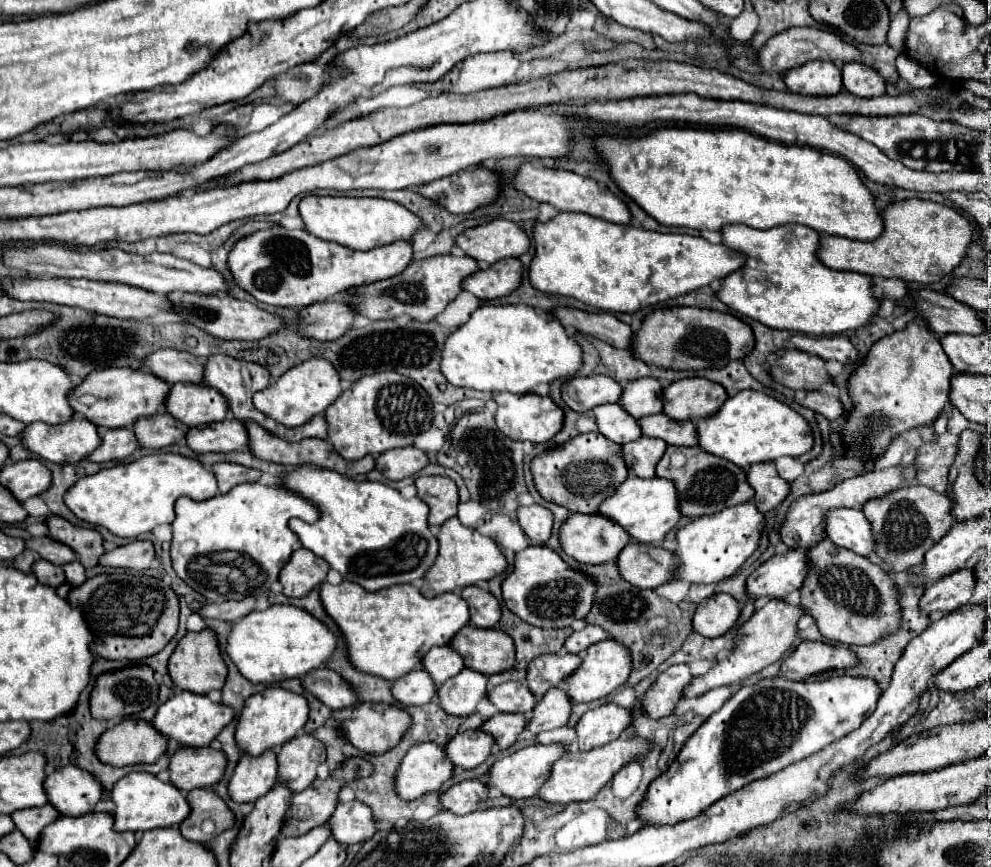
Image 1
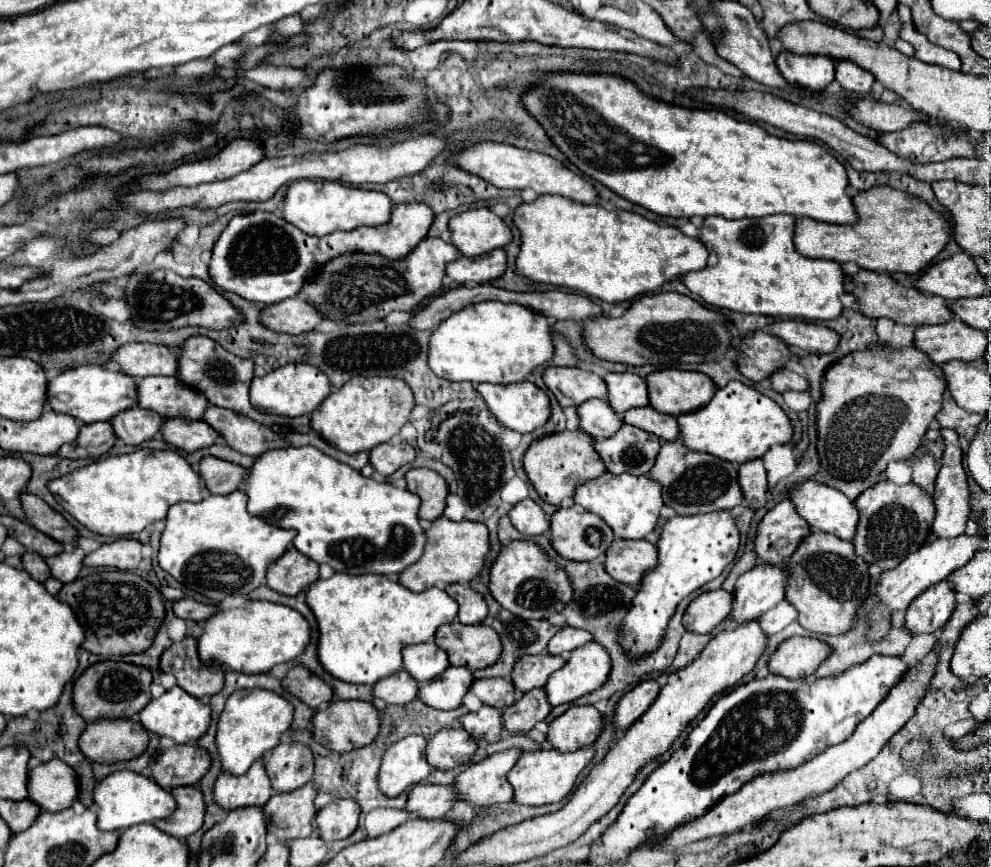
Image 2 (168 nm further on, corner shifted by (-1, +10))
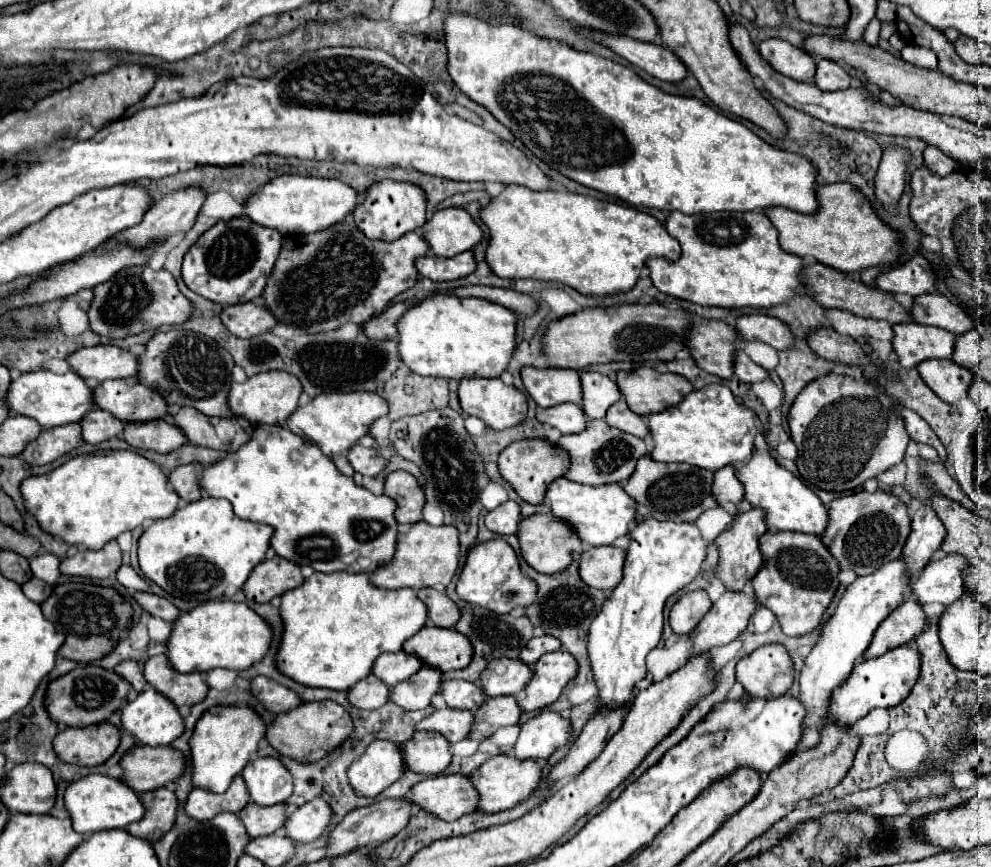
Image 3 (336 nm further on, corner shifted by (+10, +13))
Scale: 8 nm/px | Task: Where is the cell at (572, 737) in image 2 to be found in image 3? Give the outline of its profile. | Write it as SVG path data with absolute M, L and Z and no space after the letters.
M544 710L526 724L520 726L520 736L514 744L514 756L520 760L528 758L550 758L558 748L566 746L572 736L570 720L562 714Z

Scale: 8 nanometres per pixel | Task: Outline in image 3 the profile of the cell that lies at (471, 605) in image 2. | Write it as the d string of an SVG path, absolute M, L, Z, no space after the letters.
M422 588L416 592L418 598L428 606L428 622L438 628L452 628L460 618L458 606L444 594L444 590Z

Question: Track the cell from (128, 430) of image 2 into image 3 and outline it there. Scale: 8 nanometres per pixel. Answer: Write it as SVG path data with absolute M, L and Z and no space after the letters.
M92 408L80 420L80 426L82 426L82 440L88 444L100 444L108 438L122 434L124 430L124 422L118 422L116 418L112 418L112 414L100 408Z

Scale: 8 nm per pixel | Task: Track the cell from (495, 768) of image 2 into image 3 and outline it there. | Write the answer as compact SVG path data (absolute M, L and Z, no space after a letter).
M464 774L430 776L412 786L406 798L420 810L428 810L428 814L446 822L474 812L478 804L478 792Z

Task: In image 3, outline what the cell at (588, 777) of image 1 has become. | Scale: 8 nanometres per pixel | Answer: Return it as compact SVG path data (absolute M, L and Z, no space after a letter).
M498 754L494 758L486 760L480 768L476 768L468 776L480 794L480 806L476 806L476 810L500 812L500 810L508 810L508 808L516 806L518 802L526 800L530 796L530 792L534 792L534 788L542 780L542 770L536 764L536 760L518 760L512 756Z

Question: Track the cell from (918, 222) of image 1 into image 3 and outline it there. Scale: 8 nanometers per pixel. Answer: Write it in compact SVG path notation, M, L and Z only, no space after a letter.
M850 182L818 186L816 198L818 210L814 214L800 214L780 206L766 210L766 216L780 232L782 250L802 258L812 258L840 272L858 272L870 266L892 264L898 260L898 252L894 248L900 248L900 236L884 222L880 222L870 202L856 186Z

